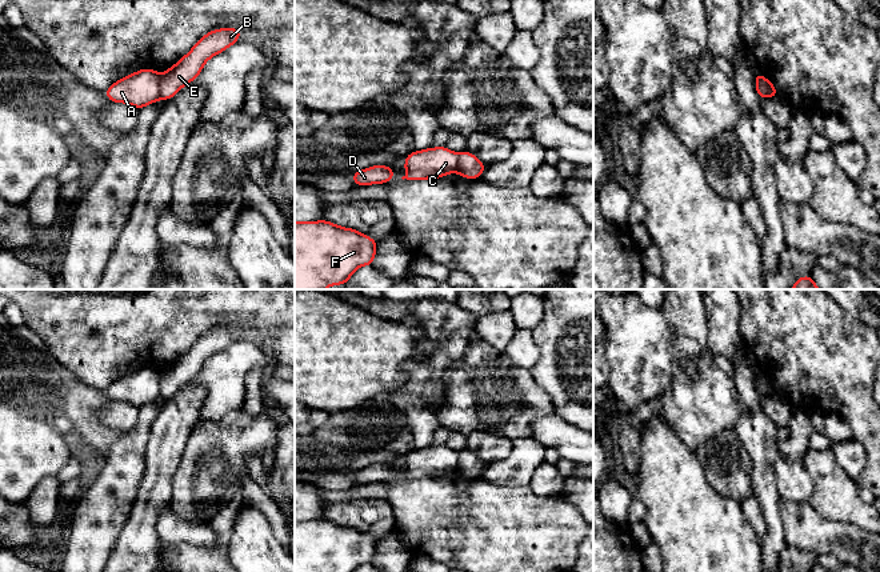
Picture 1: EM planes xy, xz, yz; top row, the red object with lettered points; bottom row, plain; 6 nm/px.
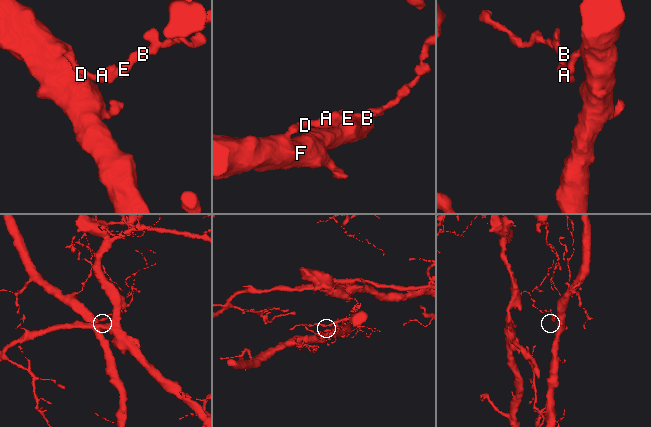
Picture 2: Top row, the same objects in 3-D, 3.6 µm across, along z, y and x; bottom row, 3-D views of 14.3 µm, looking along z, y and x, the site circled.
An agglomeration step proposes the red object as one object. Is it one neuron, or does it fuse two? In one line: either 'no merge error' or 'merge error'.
merge error

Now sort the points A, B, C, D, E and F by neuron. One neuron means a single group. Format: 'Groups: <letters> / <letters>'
Groups: A C D F / B E

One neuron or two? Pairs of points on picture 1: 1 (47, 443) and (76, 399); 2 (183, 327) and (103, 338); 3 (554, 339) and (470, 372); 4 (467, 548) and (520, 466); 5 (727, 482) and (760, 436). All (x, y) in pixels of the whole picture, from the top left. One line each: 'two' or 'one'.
1: two
2: one
3: two
4: two
5: two

